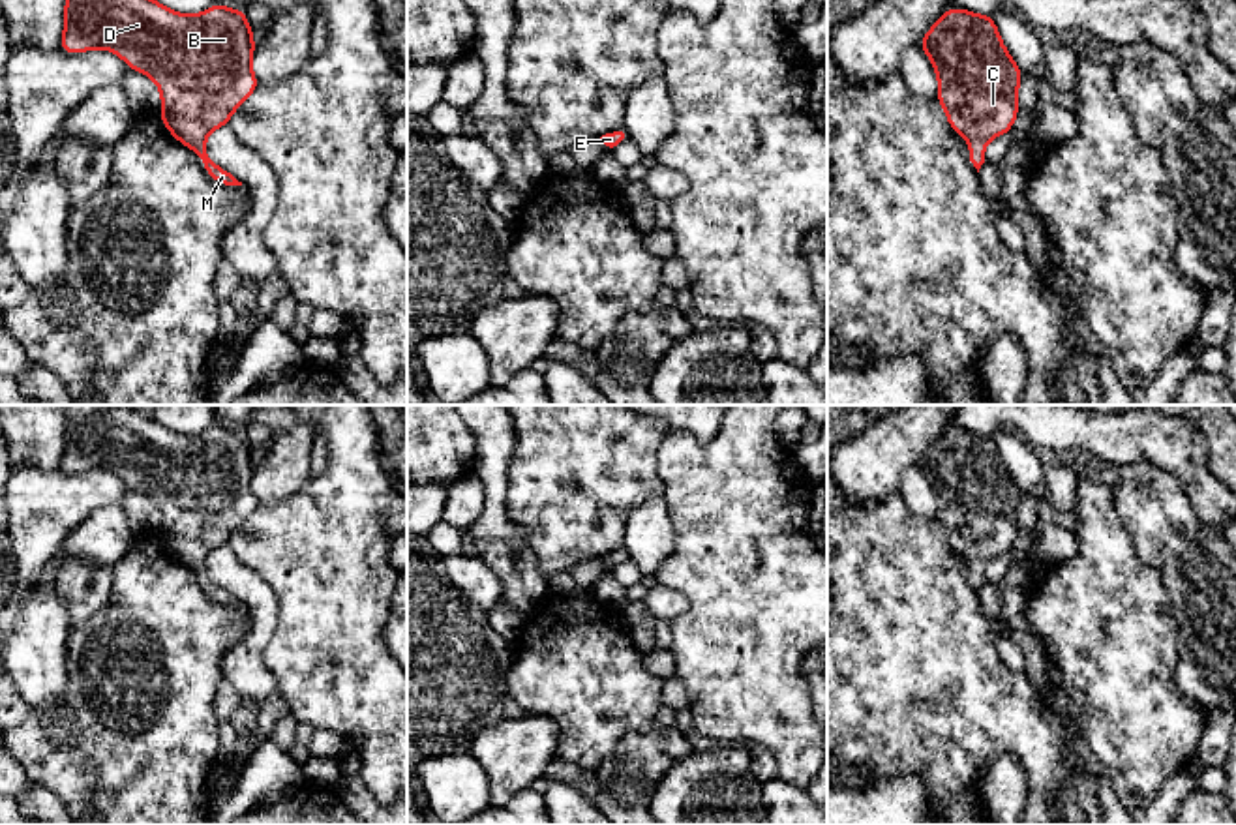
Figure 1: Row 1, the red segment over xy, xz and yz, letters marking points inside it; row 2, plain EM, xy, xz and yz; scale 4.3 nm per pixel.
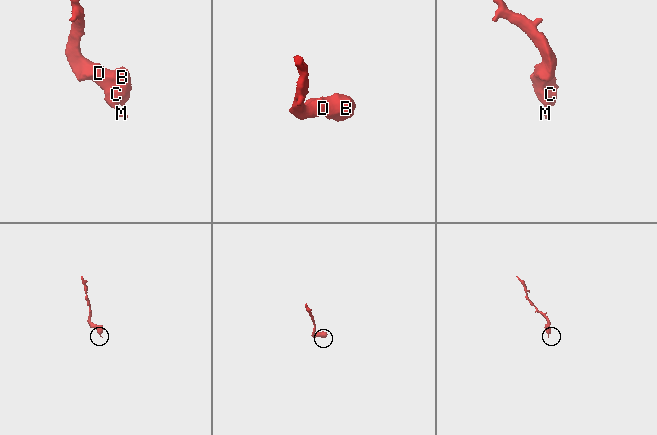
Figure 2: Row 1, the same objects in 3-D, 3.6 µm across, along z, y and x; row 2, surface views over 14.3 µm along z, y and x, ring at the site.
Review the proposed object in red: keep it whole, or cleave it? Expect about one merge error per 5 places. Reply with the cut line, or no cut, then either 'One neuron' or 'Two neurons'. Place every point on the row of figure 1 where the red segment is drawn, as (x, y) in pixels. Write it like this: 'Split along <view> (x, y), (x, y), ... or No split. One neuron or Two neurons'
No split. One neuron

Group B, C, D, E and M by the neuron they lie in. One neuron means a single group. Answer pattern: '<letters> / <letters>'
B C D E M

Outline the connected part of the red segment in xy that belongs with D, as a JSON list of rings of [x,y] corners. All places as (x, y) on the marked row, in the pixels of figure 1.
[[[66,0],[60,51],[79,54],[105,49],[128,68],[148,75],[159,88],[159,118],[171,135],[197,152],[206,174],[225,186],[242,186],[206,154],[206,137],[229,126],[233,112],[257,90],[251,69],[253,30],[246,11],[214,4],[203,13],[184,15],[156,0]]]

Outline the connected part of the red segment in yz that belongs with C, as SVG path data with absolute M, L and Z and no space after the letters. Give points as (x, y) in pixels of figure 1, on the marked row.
M949 8L919 47L938 77L936 99L951 129L966 137L970 161L979 172L987 144L1009 133L1018 116L1024 75L990 15Z

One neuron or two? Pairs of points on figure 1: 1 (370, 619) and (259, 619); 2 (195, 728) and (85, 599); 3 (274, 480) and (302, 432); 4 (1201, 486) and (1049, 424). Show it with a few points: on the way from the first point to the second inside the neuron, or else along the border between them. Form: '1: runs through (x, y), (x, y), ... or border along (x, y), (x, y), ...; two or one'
1: border along (259, 578), (276, 600), (265, 662); two
2: border along (113, 569), (109, 599), (74, 625); two
3: runs through (284, 469), (295, 443); one
4: runs through (1165, 447), (1154, 435), (1103, 435), (1088, 432); one

